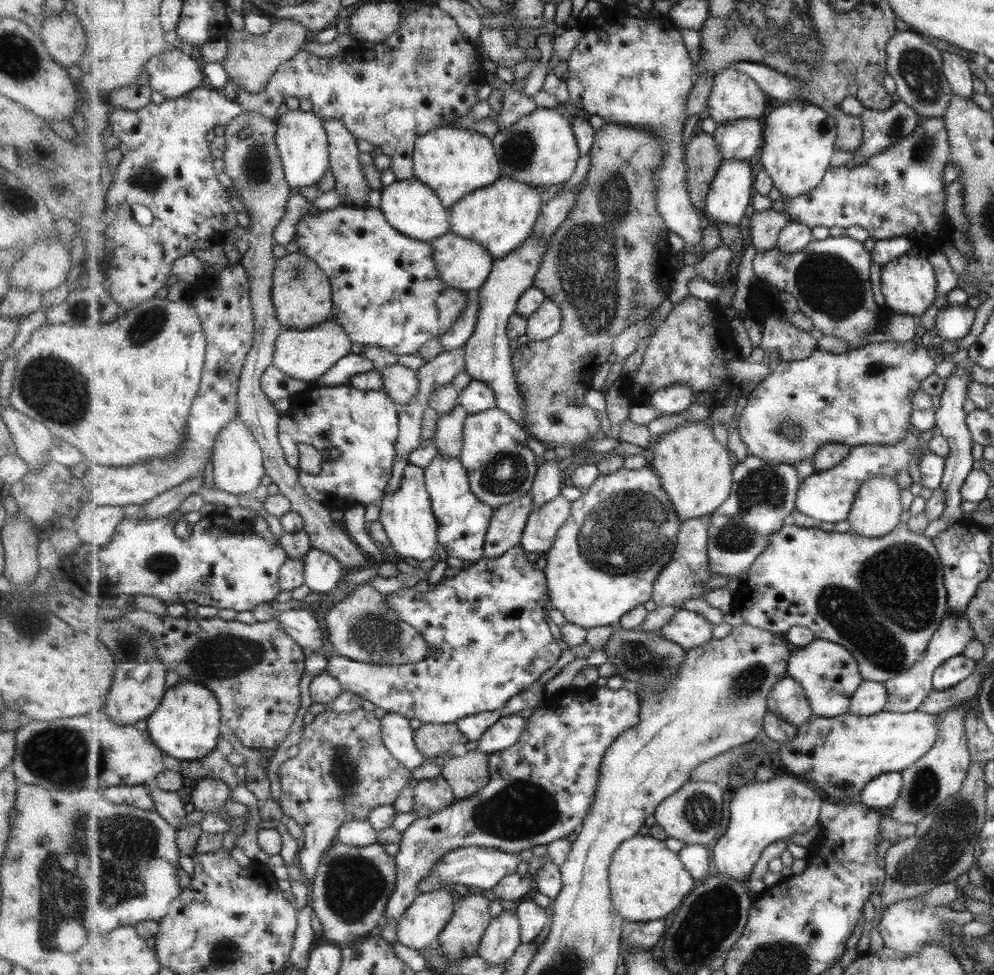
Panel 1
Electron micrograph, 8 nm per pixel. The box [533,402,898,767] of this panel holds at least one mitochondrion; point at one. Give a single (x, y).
(627, 534)

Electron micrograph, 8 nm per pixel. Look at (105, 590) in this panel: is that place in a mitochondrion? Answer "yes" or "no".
no

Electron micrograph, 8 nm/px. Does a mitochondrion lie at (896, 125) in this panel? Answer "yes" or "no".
yes

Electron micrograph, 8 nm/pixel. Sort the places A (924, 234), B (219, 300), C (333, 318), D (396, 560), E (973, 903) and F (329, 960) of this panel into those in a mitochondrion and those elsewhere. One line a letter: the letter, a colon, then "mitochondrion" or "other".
A: other
B: other
C: other
D: other
E: other
F: other

